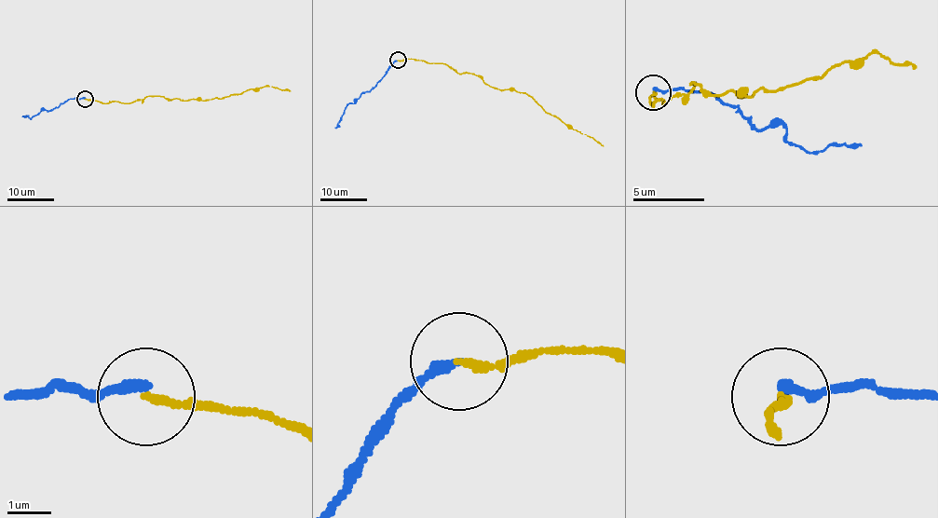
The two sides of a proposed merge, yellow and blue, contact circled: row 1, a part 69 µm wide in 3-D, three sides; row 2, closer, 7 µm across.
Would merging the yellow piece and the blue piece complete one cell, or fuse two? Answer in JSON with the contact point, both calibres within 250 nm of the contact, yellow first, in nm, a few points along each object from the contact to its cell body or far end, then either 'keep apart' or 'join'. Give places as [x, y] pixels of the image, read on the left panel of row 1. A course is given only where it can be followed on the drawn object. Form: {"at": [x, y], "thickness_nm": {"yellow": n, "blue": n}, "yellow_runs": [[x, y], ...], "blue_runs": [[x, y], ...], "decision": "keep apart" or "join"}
{"at": [85, 99], "thickness_nm": {"yellow": 170, "blue": 240}, "yellow_runs": [[85, 99], [104, 103], [130, 103], [147, 96], [183, 101], [223, 99], [265, 86], [290, 90]], "blue_runs": [[85, 99], [68, 99], [31, 118], [21, 115]], "decision": "keep apart"}

